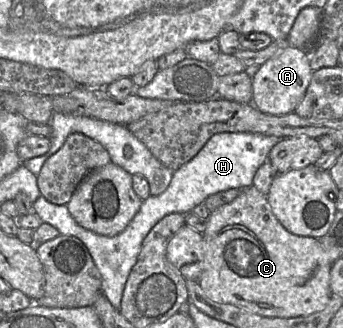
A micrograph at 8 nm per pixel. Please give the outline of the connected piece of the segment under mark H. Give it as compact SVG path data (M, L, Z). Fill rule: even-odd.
M224 132L213 135L195 157L174 172L173 178L166 191L158 196L150 195L147 199L143 200L139 211L127 227L122 232L112 237L97 234L80 226L71 216L67 205L53 204L42 195L36 199L32 204L32 207L34 212L44 223L48 223L55 227L61 235L75 236L84 243L102 276L102 293L106 296L112 306L118 310L121 305L126 281L131 269L137 261L138 255L141 251L142 242L150 230L162 218L169 214L188 214L192 212L196 206L204 204L205 200L213 194L232 188L241 191L242 189L251 186L257 170L261 165L268 161L269 152L281 139L283 138L255 133Z

